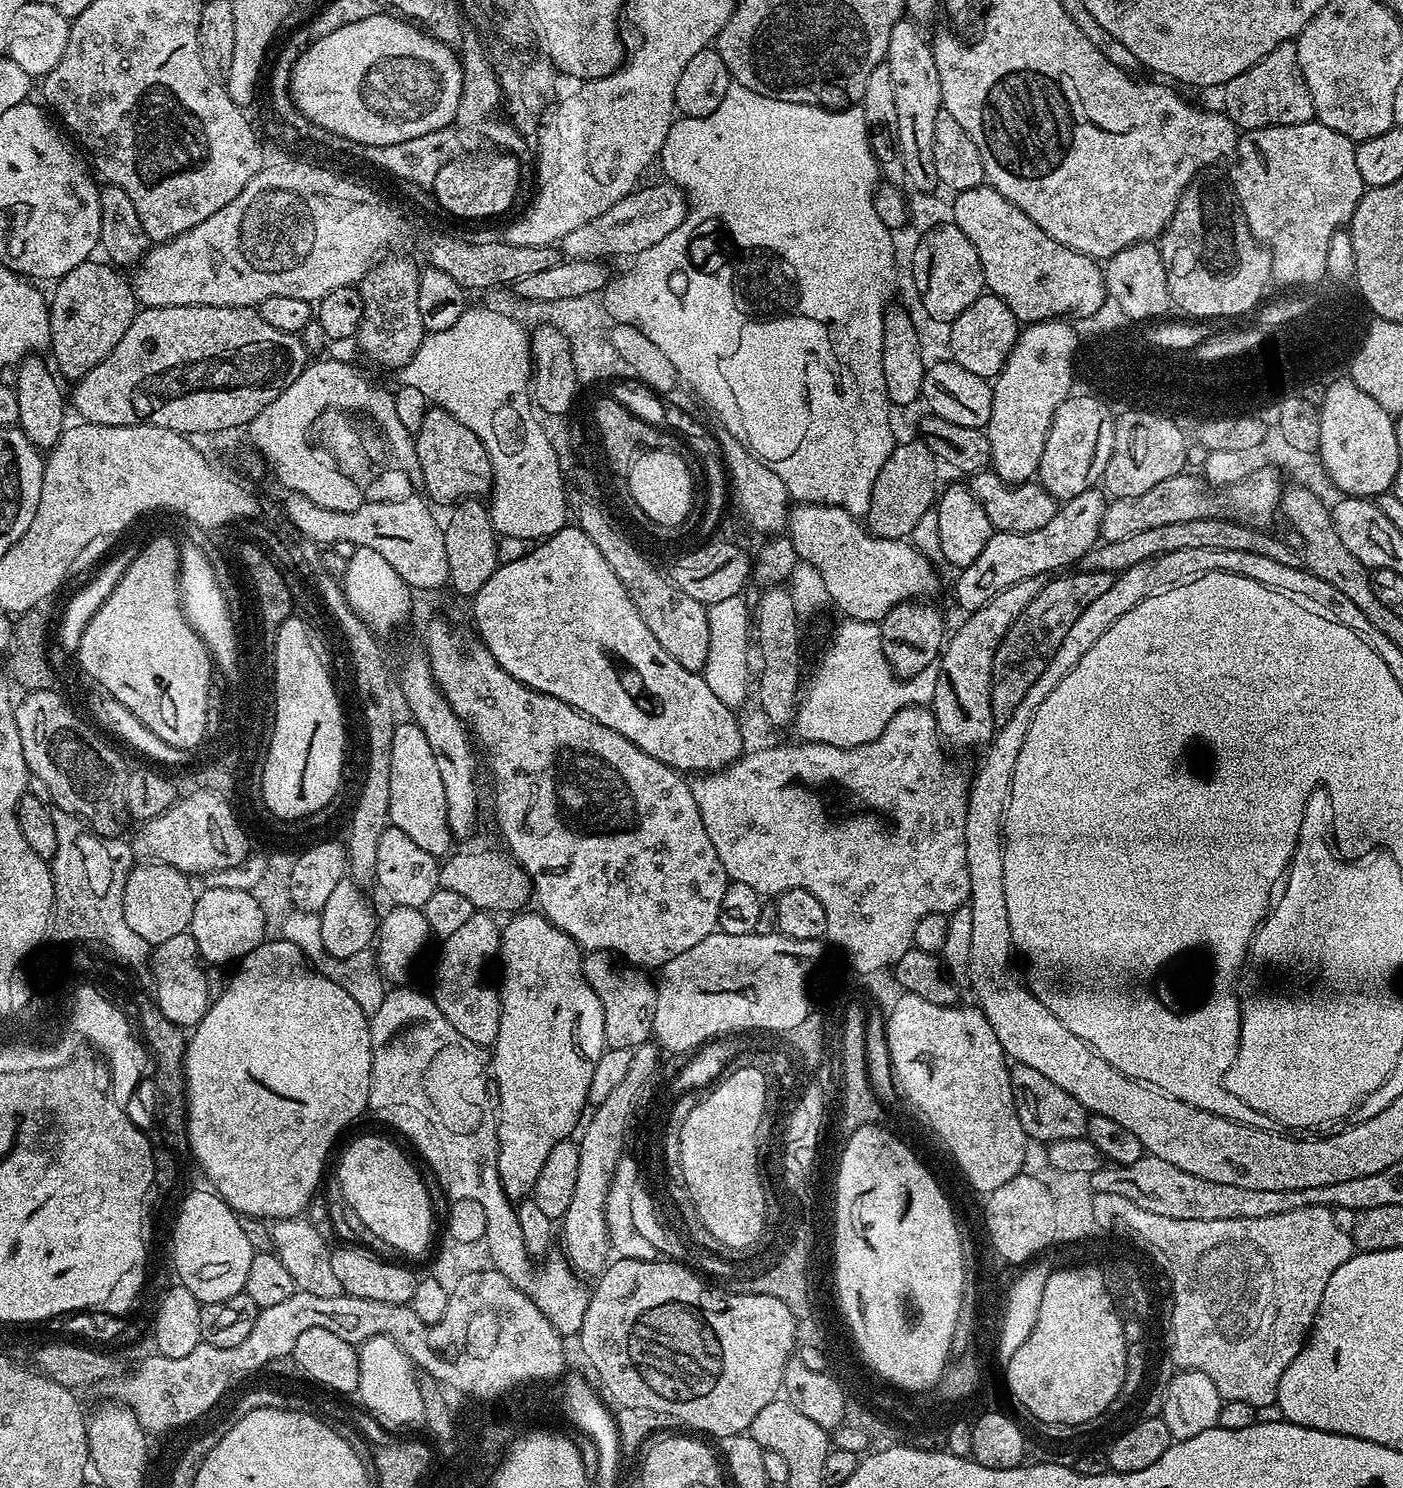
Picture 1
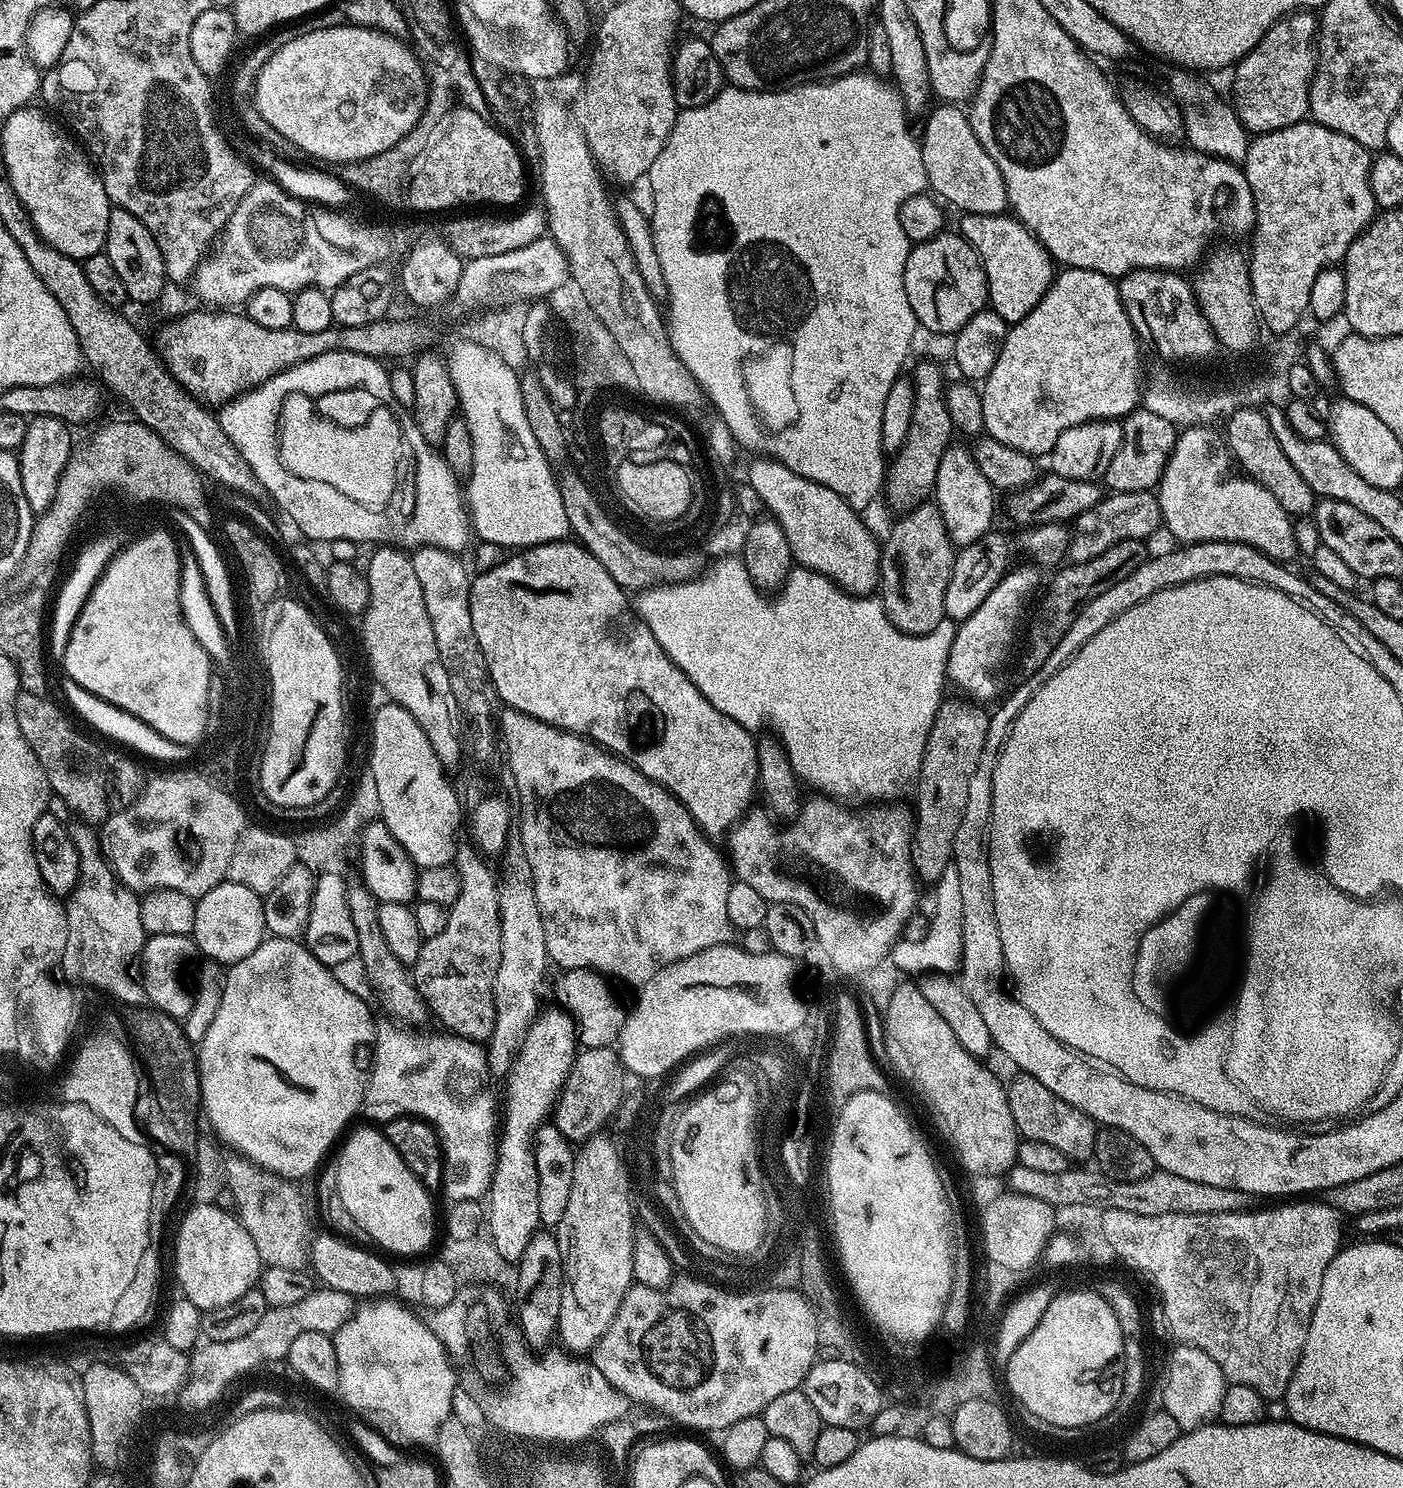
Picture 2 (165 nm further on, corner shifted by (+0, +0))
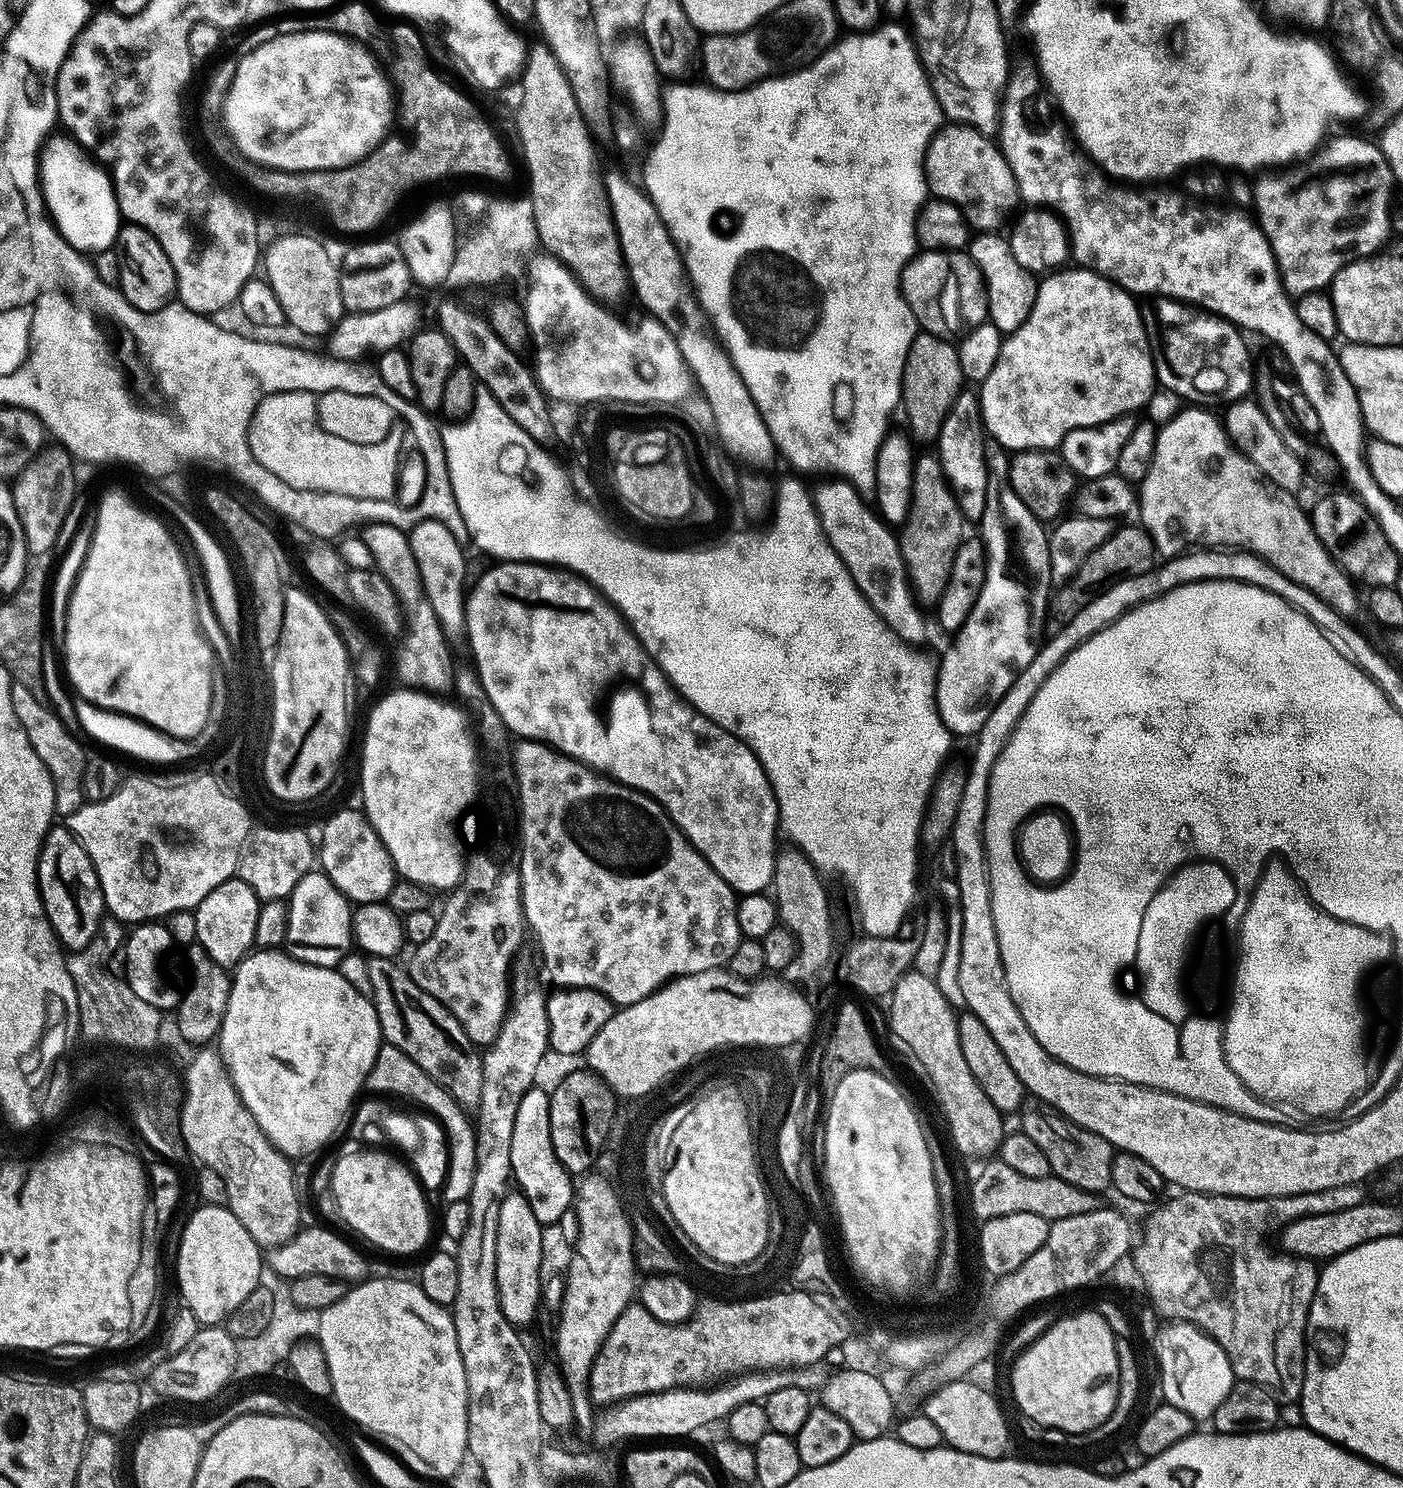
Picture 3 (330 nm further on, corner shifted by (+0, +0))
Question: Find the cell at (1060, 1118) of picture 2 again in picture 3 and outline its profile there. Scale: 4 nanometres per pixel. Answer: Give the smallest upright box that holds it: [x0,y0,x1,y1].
[1018,1099,1116,1194]

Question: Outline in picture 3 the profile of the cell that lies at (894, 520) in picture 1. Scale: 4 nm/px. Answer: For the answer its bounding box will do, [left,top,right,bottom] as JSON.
[900,330,966,441]

